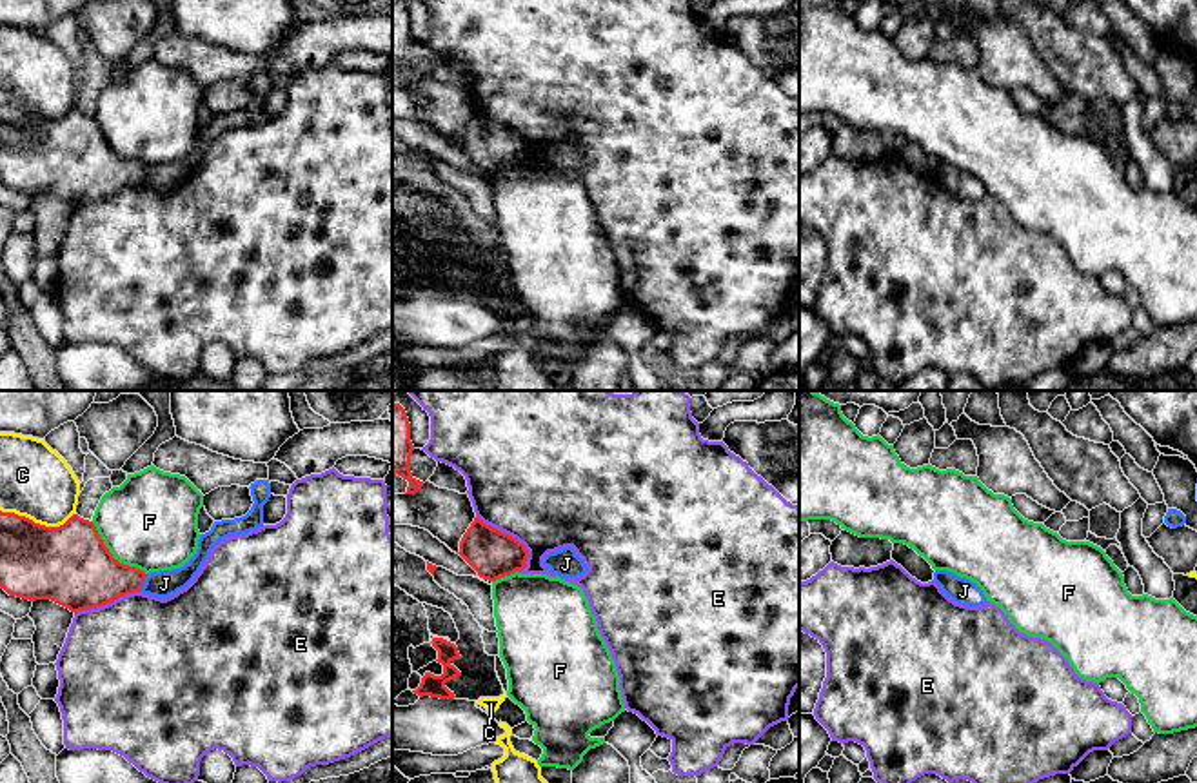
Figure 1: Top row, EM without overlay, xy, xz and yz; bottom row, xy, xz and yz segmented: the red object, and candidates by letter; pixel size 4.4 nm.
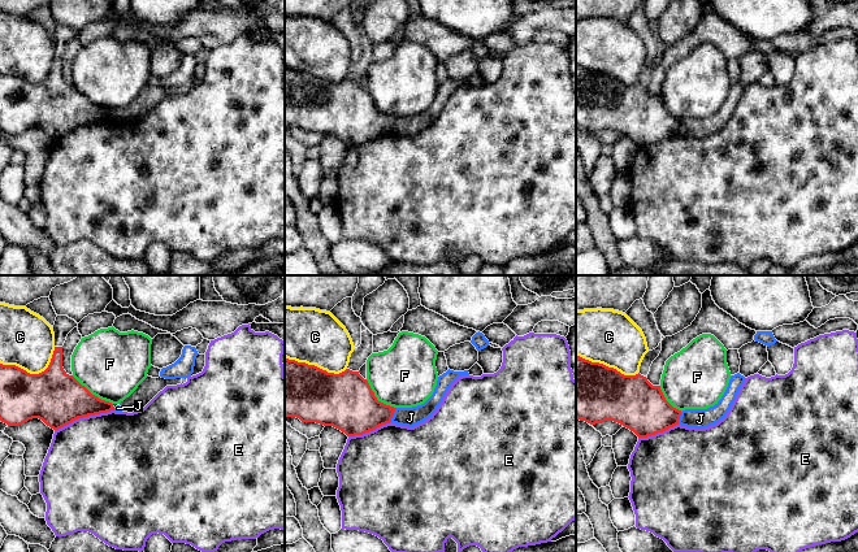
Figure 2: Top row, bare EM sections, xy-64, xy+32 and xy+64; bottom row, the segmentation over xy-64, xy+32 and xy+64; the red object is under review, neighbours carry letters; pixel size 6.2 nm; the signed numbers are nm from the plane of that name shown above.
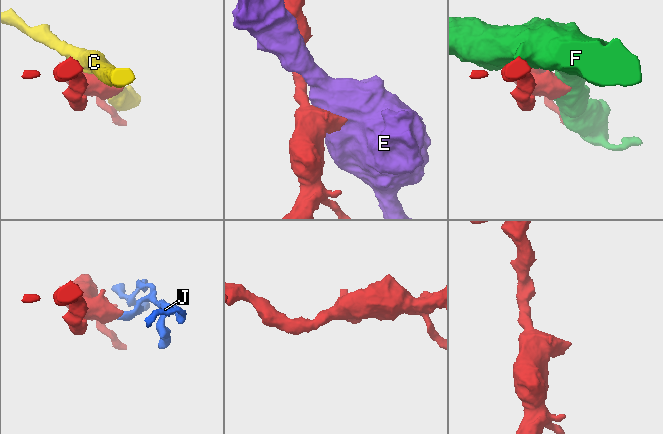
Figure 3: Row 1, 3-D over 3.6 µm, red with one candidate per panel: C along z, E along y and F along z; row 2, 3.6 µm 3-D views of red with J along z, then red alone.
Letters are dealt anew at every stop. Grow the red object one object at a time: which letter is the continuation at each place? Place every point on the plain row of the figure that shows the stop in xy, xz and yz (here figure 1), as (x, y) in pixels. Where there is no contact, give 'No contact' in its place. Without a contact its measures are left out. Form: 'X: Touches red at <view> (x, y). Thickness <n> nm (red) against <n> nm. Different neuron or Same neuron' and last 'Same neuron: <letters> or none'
C: Touches red at xy (39, 117). Thickness 360 nm (red) against 320 nm. Different neuron
E: Touches red at xz (511, 129). Thickness 220 nm (red) against 500 nm. Different neuron
F: Touches red at xy (111, 149). Thickness 360 nm (red) against 420 nm. Different neuron
J: Touches red at xy (144, 175). Thickness 280 nm (red) against 120 nm. Different neuron
Same neuron: none

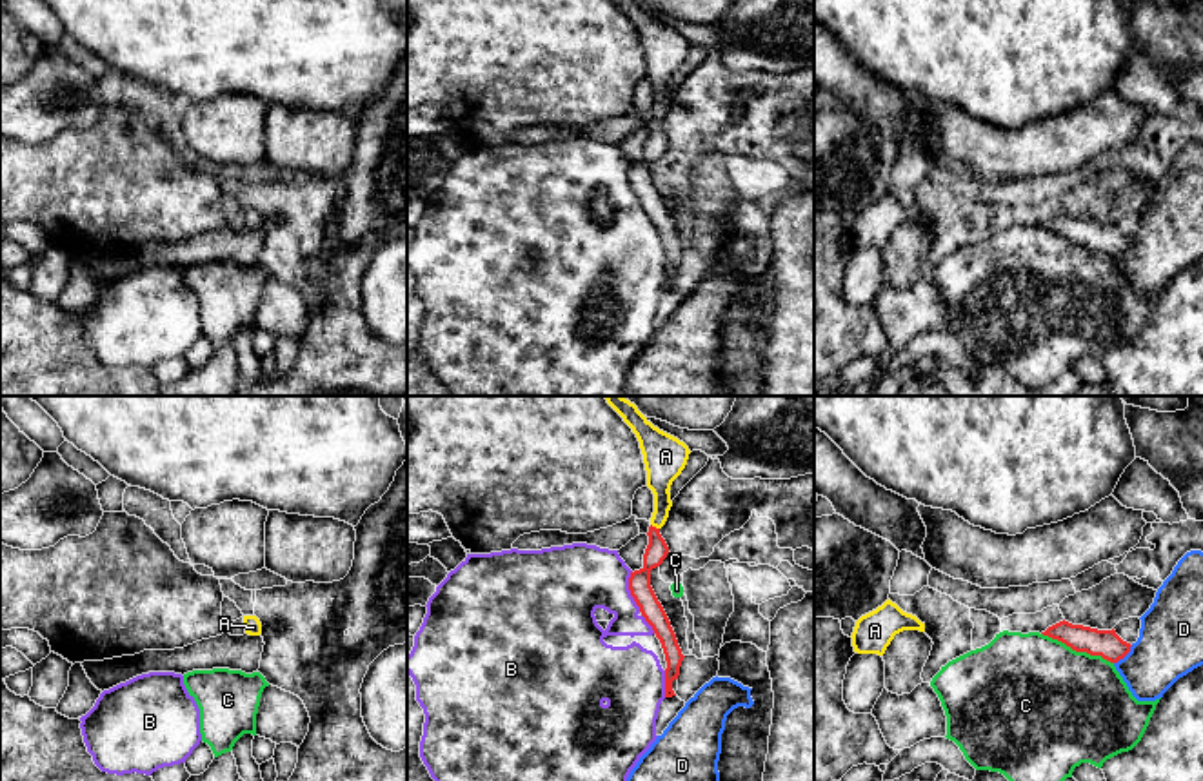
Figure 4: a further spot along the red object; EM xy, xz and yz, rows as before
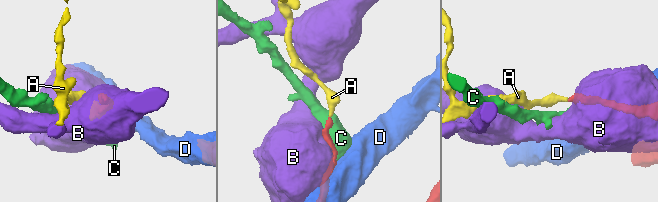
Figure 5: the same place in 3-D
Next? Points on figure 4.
A: Touches red at xz (655, 120). Thickness 100 nm (red) against 130 nm. Same neuron
B: Touches red at xz (629, 182). Thickness 100 nm (red) against 320 nm. Different neuron
C: Touches red at yz (1078, 244). Thickness 120 nm (red) against 500 nm. Different neuron
D: Touches red at yz (1123, 249). Thickness 120 nm (red) against 280 nm. Different neuron
Same neuron: A

